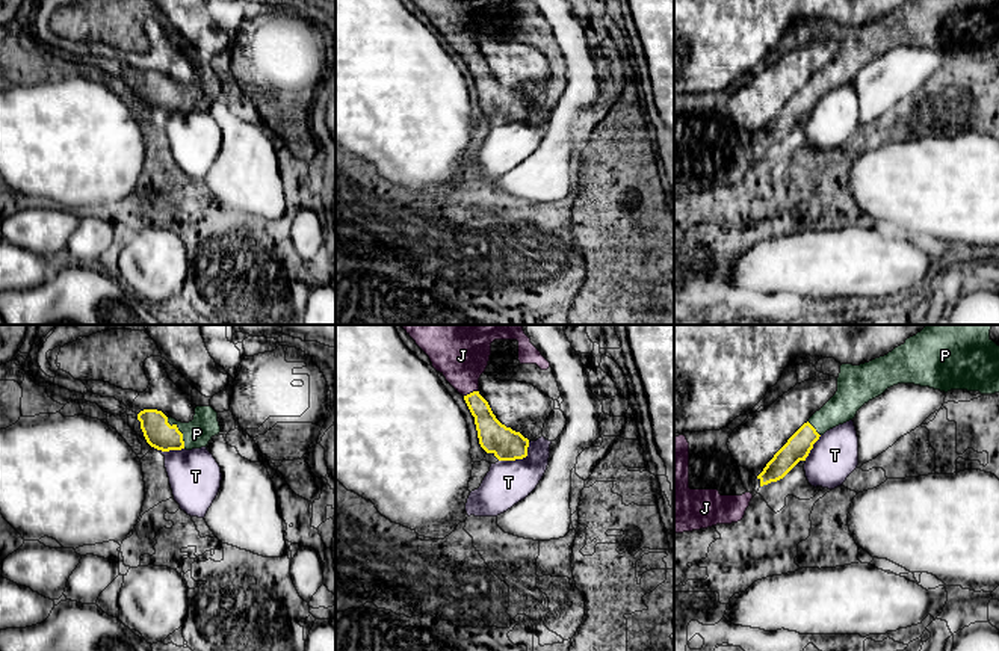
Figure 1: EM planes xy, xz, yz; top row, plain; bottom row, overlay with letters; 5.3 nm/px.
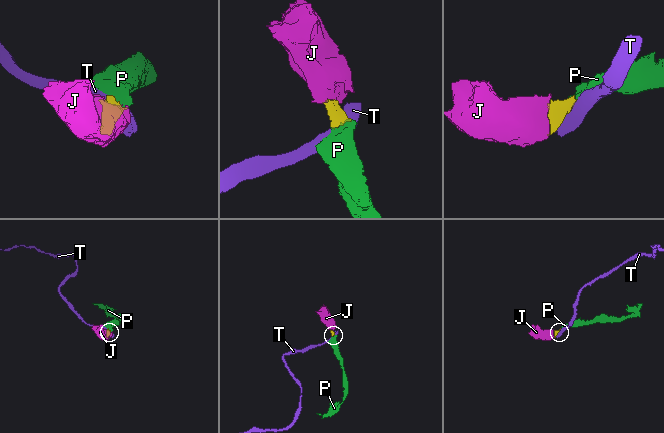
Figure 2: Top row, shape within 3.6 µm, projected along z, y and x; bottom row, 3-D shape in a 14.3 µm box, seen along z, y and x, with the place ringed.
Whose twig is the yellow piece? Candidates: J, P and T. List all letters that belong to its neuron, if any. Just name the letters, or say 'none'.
J, P

